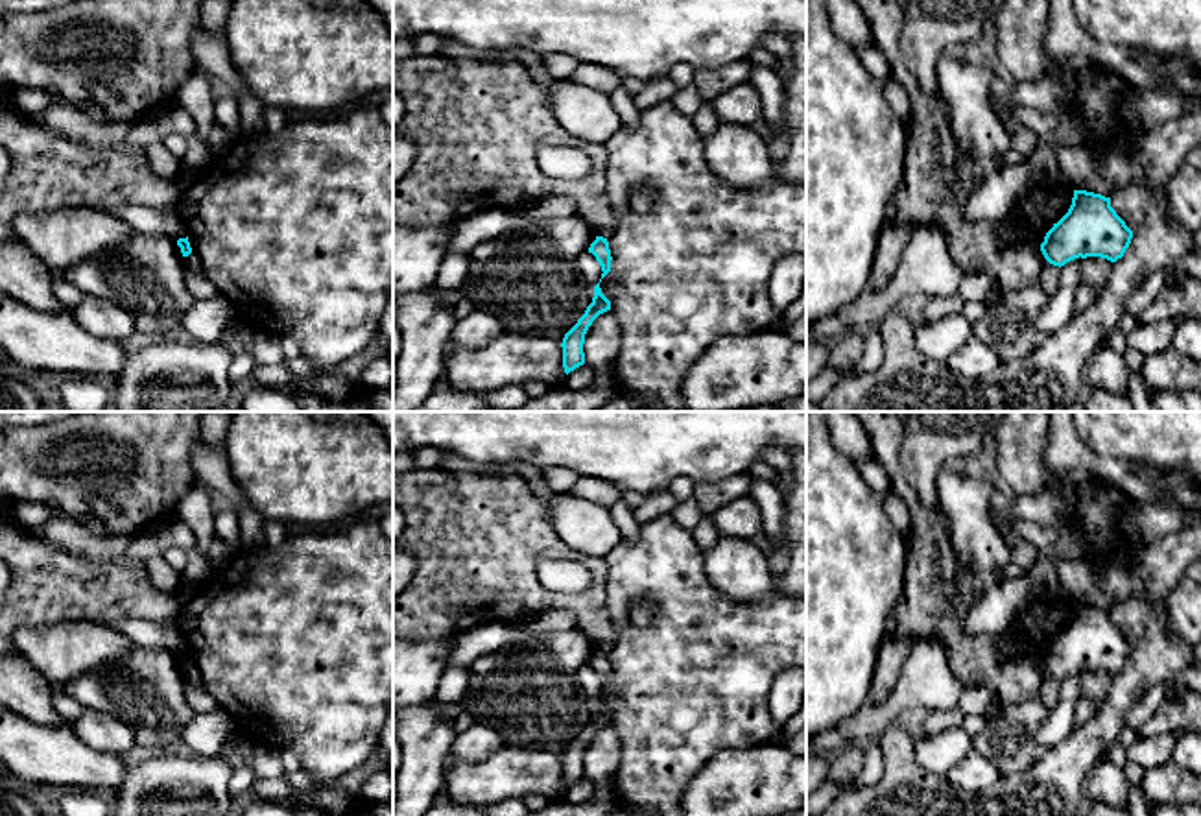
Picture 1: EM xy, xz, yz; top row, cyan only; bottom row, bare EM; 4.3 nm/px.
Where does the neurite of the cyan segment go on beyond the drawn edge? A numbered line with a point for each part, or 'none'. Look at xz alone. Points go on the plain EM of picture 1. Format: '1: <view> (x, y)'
none

